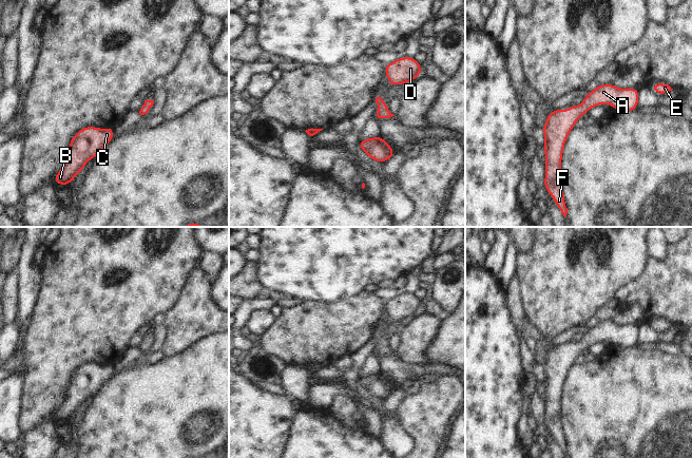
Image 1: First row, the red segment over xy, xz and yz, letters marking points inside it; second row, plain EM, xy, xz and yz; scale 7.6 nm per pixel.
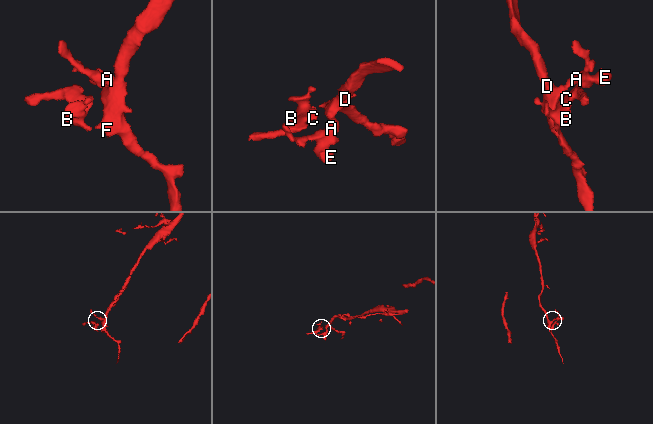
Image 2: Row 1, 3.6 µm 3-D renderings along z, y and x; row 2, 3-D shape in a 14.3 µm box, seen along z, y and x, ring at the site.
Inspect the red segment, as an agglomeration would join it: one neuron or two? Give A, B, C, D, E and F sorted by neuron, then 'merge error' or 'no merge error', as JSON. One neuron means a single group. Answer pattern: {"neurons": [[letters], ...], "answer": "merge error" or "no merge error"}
{"neurons": [["A", "B", "C", "D", "E", "F"]], "answer": "no merge error"}

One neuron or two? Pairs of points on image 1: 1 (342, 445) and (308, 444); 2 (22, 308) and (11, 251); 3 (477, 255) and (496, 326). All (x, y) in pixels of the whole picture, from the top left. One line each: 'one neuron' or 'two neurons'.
1: one neuron
2: two neurons
3: two neurons

